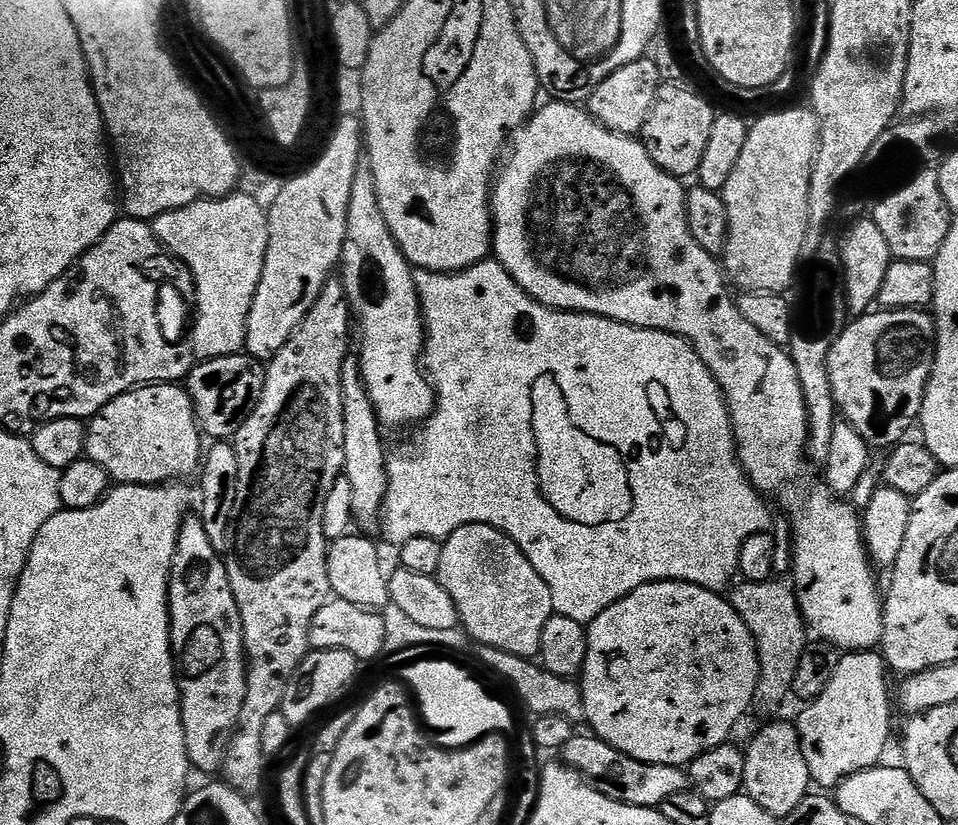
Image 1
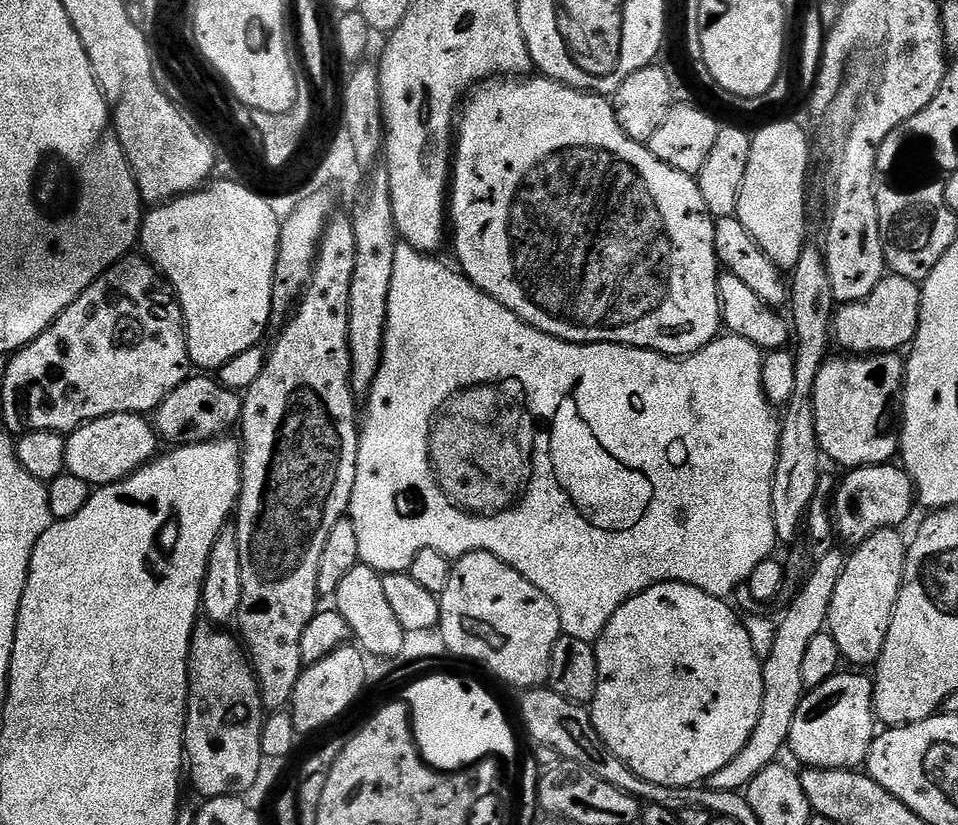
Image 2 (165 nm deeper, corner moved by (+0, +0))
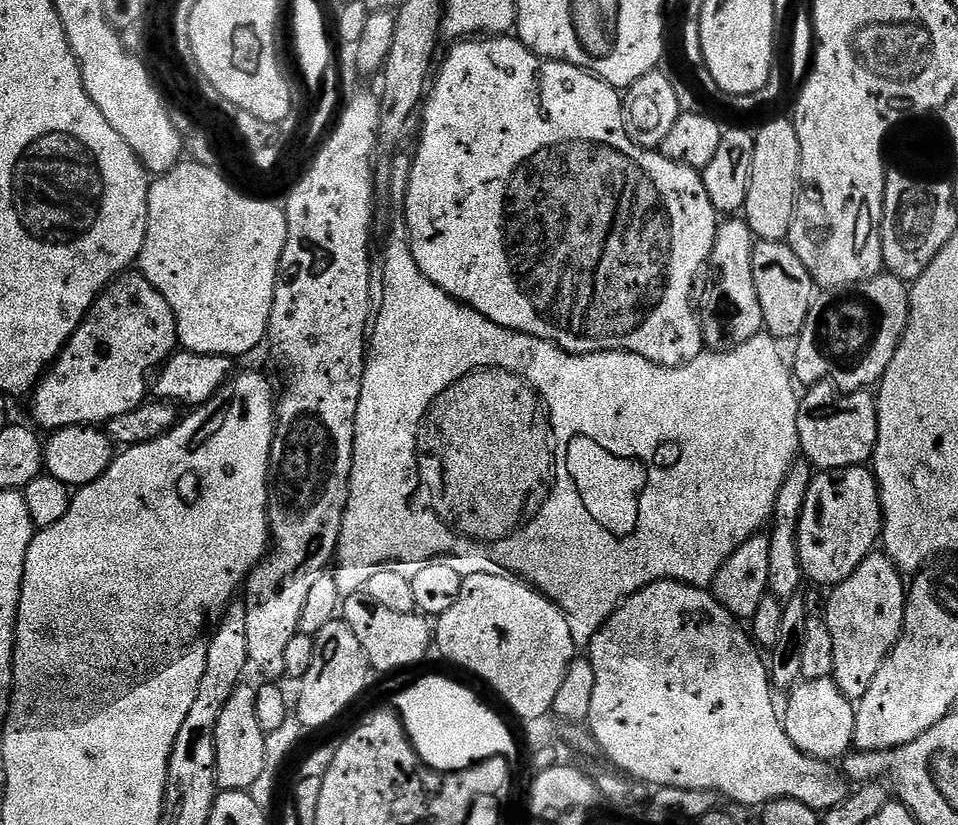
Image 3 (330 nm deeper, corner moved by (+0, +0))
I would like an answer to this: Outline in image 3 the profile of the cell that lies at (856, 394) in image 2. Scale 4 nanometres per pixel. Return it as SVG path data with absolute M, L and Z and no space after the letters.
M827 382L813 384L805 392L808 393L803 393L798 410L798 438L800 451L813 469L858 468L867 465L878 442L876 396L868 390L838 395L836 385Z

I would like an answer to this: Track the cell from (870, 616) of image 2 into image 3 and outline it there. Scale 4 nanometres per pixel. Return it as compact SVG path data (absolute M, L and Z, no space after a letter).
M873 550L841 584L831 589L826 619L834 638L834 670L832 676L845 696L859 702L870 690L870 682L888 656L892 655L900 635L904 633L906 580L896 563L883 551Z

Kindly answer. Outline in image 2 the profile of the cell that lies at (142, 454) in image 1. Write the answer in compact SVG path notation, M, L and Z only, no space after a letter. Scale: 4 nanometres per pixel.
M119 412L81 424L67 437L65 469L82 478L90 486L115 484L131 476L157 455L158 433L143 415L135 412Z

